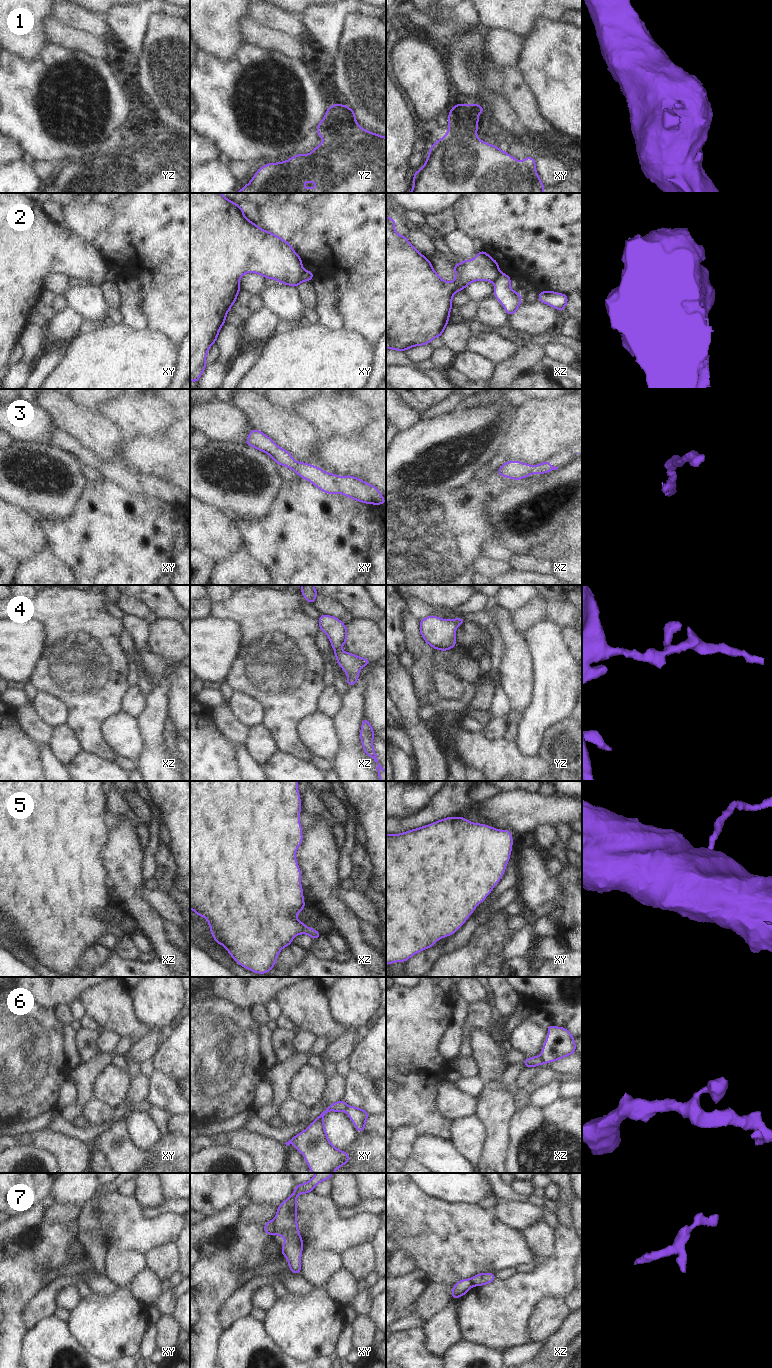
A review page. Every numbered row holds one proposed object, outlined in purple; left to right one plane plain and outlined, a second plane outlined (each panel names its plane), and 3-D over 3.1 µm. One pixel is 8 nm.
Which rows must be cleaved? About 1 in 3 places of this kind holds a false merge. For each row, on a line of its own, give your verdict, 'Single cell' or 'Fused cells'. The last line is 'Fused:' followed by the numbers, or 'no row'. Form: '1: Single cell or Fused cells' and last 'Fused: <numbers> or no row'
1: Single cell
2: Fused cells
3: Single cell
4: Single cell
5: Single cell
6: Fused cells
7: Fused cells
Fused: 2, 6, 7

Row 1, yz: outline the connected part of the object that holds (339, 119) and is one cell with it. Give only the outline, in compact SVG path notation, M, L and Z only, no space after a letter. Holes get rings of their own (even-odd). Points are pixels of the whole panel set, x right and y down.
M332 104L316 126L324 142L309 154L296 154L289 160L267 163L260 167L250 182L235 193L386 193L386 137L358 125L355 112L344 104ZM304 182L316 182L316 188L304 188Z

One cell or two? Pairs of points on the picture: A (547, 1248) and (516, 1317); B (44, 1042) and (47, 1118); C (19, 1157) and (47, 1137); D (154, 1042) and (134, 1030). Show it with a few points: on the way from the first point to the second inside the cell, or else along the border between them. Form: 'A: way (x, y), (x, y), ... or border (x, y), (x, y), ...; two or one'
A: border (557, 1247), (557, 1252), (551, 1258), (537, 1264); two
B: border (56, 1107), (25, 1121); two
C: border (18, 1143), (46, 1149), (55, 1155); two
D: border (153, 1028), (147, 1035), (134, 1043); two

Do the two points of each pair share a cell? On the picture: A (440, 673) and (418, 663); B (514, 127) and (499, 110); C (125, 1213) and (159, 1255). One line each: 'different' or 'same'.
A: different
B: same
C: different

